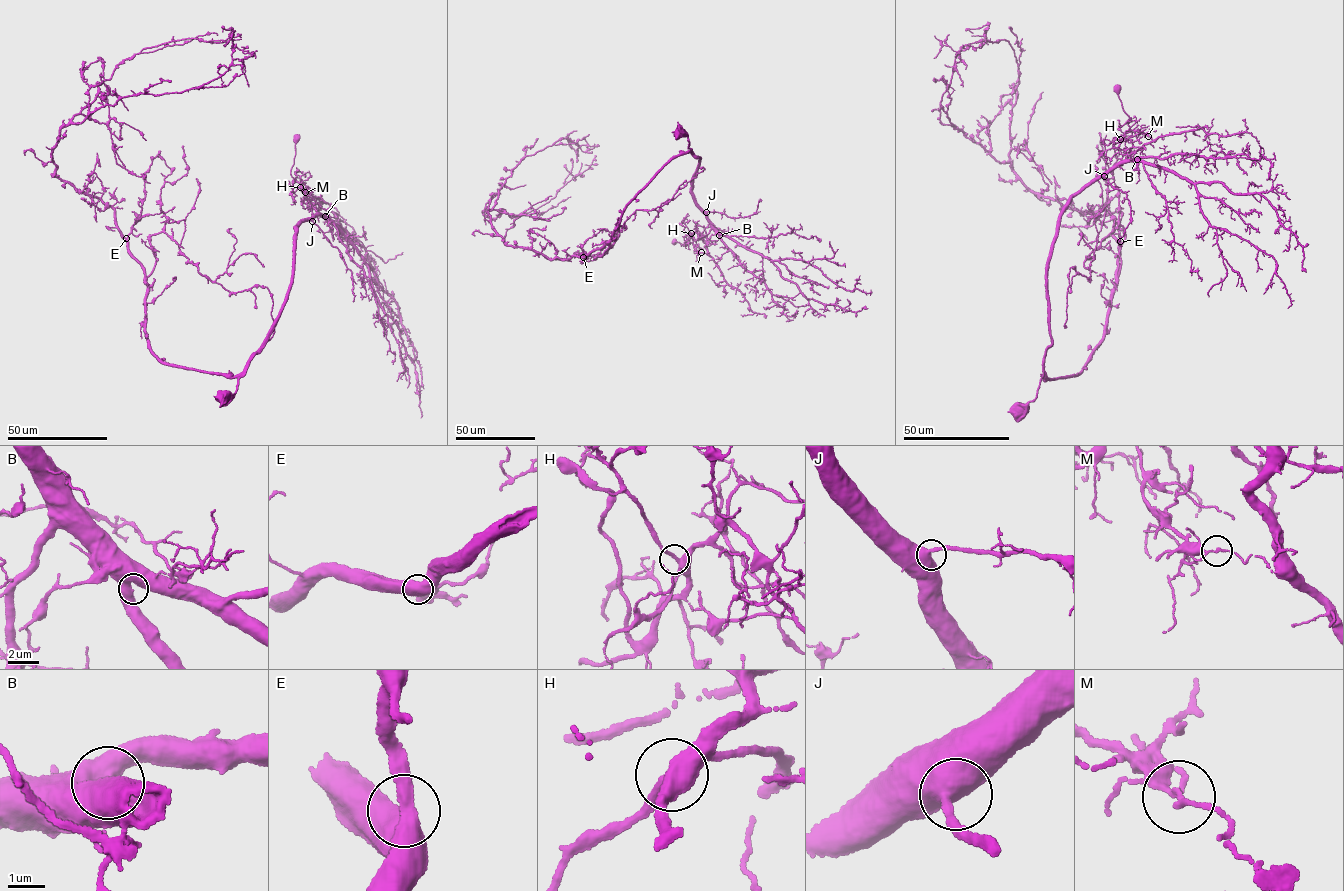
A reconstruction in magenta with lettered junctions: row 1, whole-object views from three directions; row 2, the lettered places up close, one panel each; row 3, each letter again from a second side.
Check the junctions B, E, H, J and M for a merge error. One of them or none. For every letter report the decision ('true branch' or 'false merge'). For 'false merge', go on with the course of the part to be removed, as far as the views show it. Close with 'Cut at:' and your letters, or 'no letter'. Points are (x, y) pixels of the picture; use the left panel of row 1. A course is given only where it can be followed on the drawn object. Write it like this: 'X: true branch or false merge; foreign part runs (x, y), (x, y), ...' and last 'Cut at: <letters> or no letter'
B: true branch
E: true branch
H: true branch
J: true branch
M: false merge; foreign part runs (305, 192), (301, 183), (303, 181), (301, 186), (305, 195), (328, 211), (333, 232)
Cut at: M

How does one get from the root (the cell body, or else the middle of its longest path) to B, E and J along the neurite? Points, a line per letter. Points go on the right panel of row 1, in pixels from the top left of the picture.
B: (1021, 410), (1023, 412), (1036, 397), (1051, 344), (1046, 279), (1059, 214), (1065, 204), (1095, 179), (1137, 159)
E: (1021, 410), (1023, 412), (1036, 397), (1043, 373), (1045, 380), (1076, 376), (1101, 340), (1120, 241)
J: (1021, 410), (1023, 412), (1026, 405), (1036, 397), (1051, 344), (1046, 279), (1059, 214), (1072, 197), (1104, 176)

